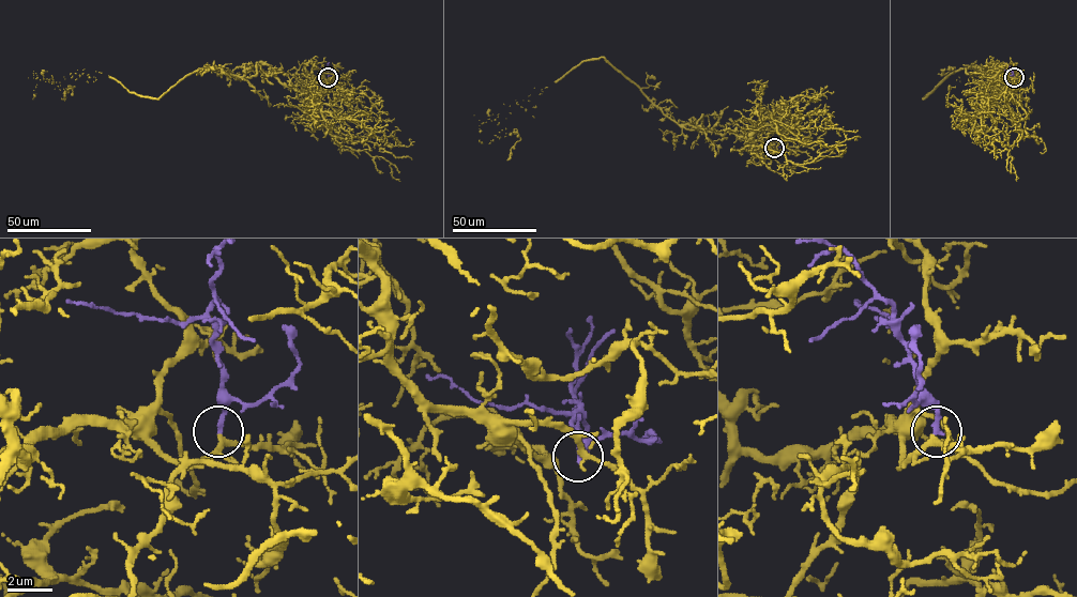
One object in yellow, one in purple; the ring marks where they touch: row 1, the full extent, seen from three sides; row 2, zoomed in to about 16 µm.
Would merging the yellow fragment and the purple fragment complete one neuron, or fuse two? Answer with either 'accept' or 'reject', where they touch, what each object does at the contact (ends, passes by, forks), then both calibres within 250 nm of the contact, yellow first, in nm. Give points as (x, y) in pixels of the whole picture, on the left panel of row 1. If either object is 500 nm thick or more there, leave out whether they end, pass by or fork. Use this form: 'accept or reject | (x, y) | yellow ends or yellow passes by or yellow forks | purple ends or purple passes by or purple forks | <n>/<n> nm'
accept | (328, 77) | yellow passes by | purple ends | 240/240 nm

